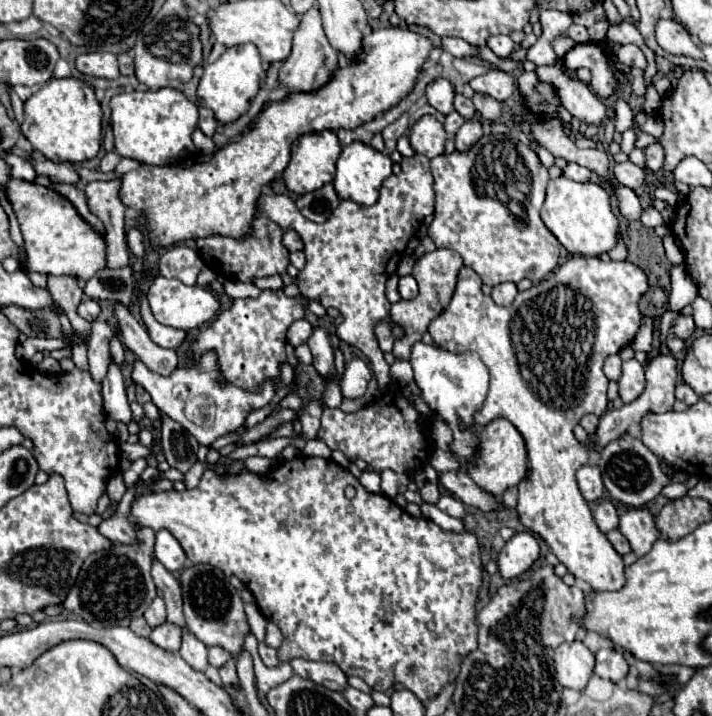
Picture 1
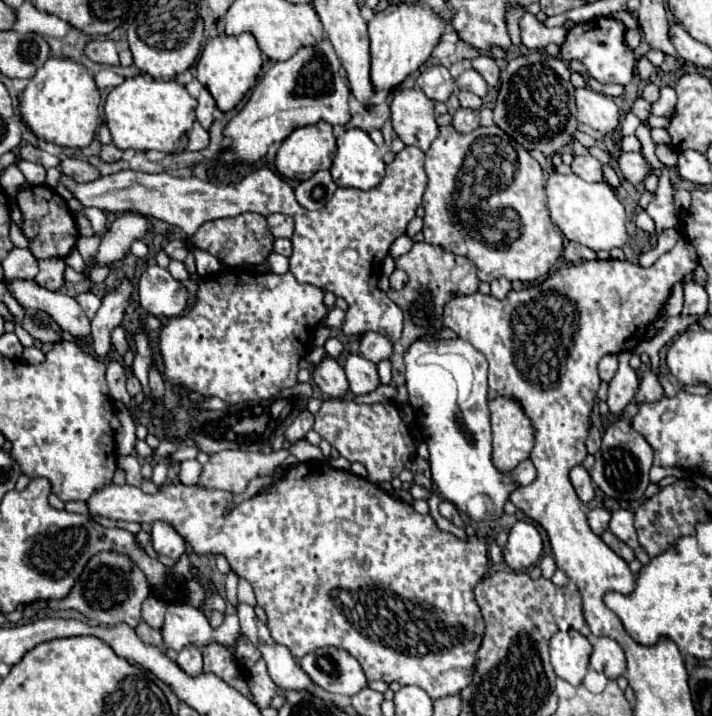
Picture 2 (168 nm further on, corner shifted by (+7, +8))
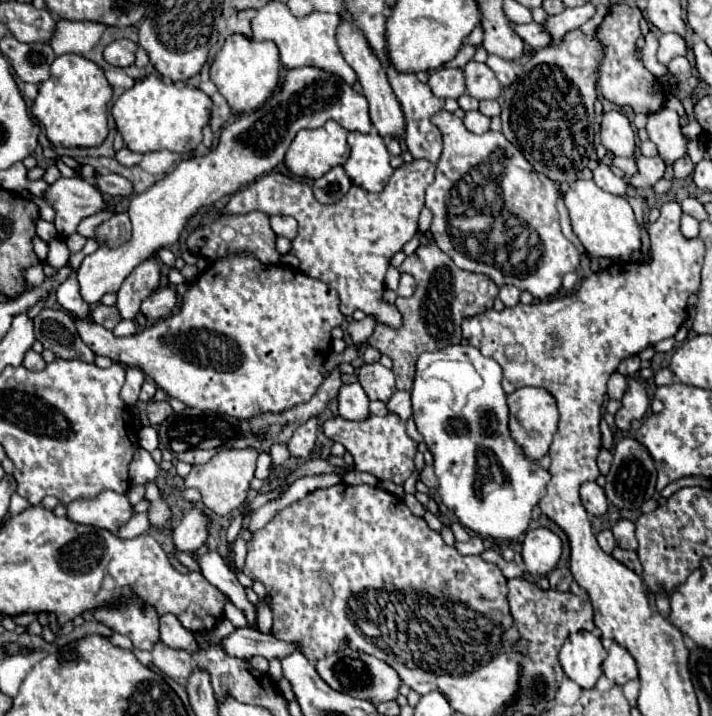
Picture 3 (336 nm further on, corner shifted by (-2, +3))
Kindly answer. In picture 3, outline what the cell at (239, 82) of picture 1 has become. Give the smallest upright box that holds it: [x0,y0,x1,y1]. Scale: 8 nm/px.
[211,33,279,113]

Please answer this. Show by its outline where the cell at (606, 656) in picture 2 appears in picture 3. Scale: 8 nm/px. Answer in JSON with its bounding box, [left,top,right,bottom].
[603,643,637,685]

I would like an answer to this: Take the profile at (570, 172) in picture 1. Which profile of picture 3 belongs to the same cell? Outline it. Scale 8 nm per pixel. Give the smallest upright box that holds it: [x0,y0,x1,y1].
[593,163,627,197]

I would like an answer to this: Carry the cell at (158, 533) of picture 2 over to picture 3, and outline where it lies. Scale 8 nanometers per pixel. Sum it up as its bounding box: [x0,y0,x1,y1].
[173,507,211,553]

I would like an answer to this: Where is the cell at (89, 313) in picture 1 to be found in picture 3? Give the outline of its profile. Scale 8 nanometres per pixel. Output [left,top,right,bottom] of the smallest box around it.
[93,305,121,325]

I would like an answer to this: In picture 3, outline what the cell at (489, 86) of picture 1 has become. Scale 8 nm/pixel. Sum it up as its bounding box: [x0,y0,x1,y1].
[485,55,517,87]

